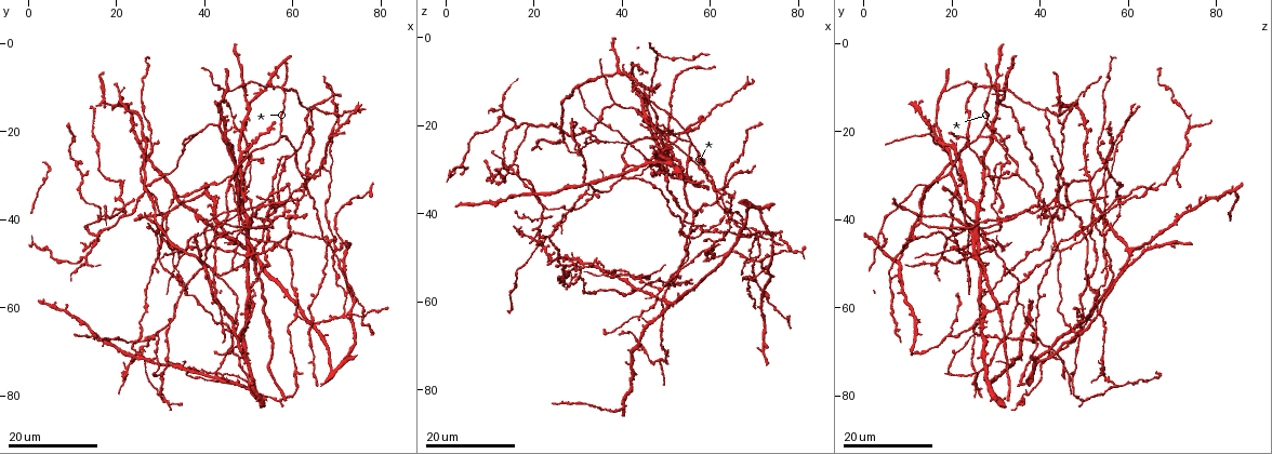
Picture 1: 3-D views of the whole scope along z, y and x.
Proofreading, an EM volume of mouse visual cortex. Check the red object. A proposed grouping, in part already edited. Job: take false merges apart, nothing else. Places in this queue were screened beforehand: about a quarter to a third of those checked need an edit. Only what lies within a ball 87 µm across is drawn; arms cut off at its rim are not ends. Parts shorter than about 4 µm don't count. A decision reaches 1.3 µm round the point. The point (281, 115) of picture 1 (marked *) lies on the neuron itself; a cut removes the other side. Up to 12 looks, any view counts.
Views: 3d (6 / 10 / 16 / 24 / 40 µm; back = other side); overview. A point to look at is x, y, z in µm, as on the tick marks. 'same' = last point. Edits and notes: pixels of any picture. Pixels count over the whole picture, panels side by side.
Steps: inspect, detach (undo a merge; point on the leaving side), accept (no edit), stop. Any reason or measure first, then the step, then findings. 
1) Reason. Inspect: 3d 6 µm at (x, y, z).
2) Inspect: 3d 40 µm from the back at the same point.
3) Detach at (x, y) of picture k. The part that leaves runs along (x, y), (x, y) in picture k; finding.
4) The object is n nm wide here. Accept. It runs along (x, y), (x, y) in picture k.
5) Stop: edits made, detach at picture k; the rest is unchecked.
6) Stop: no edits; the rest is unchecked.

Two arms in line, one across. Inspect: 3d 16 µm at (60.5, 37.0, 46.0).

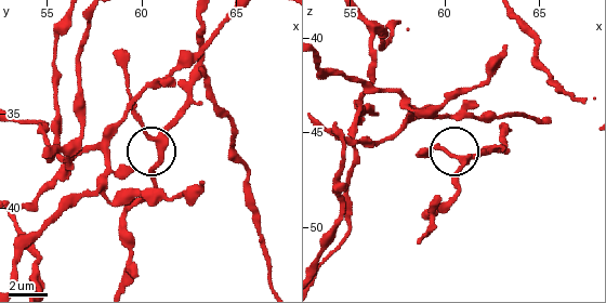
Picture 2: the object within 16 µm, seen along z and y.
Inspect: 3d 6 µm at (60.4, 36.2, 46.2).

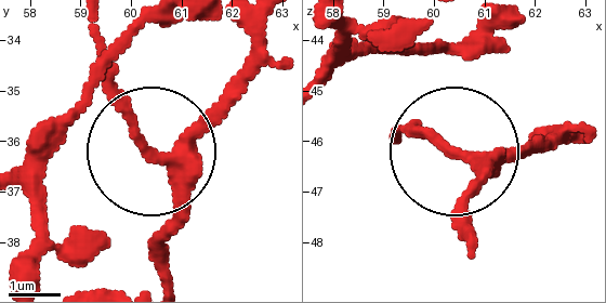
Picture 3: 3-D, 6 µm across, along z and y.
Inspect: 3d 6 µm from the back at (60.55, 36.35, 46.25).

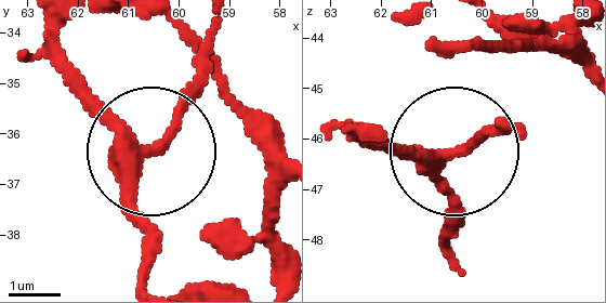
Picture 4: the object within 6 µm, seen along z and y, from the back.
The object is 280 nm wide here. Accept. It runs along (344, 123), (448, 149), (521, 123) in picture 4; all the same neuron.

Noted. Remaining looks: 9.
Four or more arms meet. Inspect: 3d 24 µm at (47.5, 38.5, 23.0).

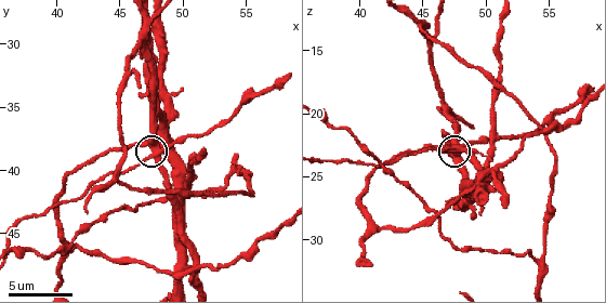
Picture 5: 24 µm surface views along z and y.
Inspect: 3d 6 µm at (47.8, 39.0, 22.6).

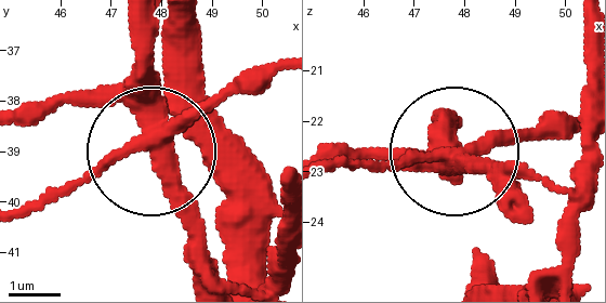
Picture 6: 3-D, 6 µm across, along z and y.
The object is 340 nm wide here. Detach at (223, 99) of picture 6. Two neurons meet here.

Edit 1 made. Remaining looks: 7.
Inspect: overview.

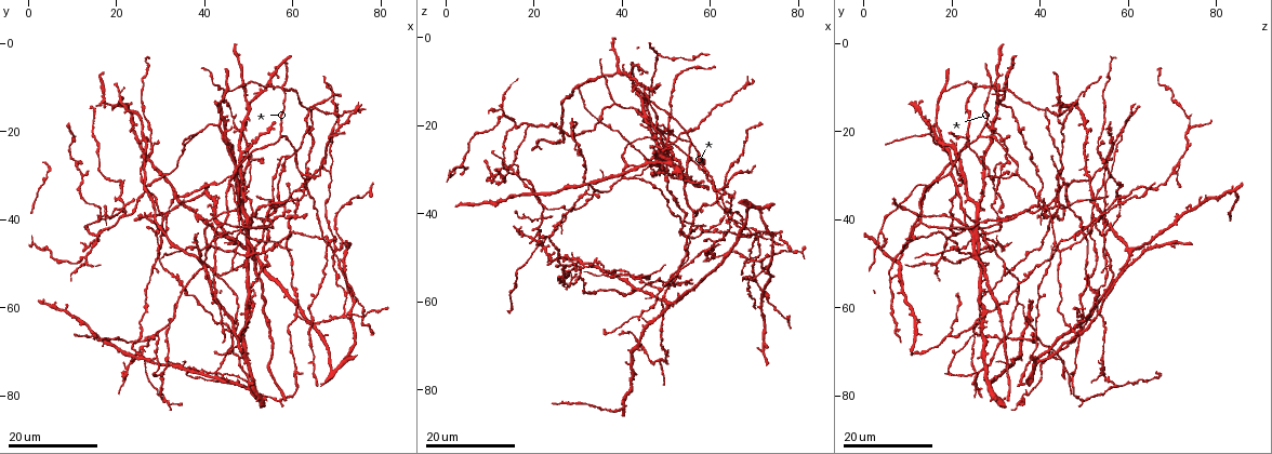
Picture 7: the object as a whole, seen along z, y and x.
Three arms meet. Inspect: 3d 16 µm at (54.0, 40.0, 32.0).

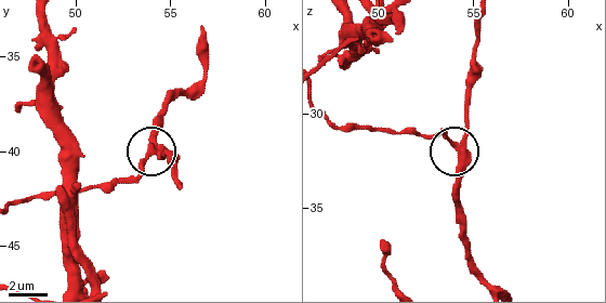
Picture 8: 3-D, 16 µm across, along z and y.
Inspect: 3d 10 µm at (54.1, 39.9, 31.8).

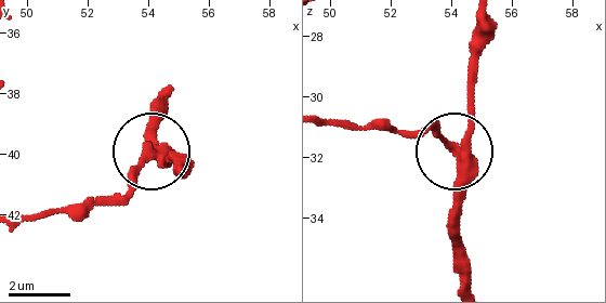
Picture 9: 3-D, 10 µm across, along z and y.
The object is 340 nm wide here. Accept. It runs along (180, 171), (152, 154), (113, 200) in picture 9; one neuron here.

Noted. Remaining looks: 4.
Inspect: 3d 16 µm at (61.0, 61.5, 49.5).

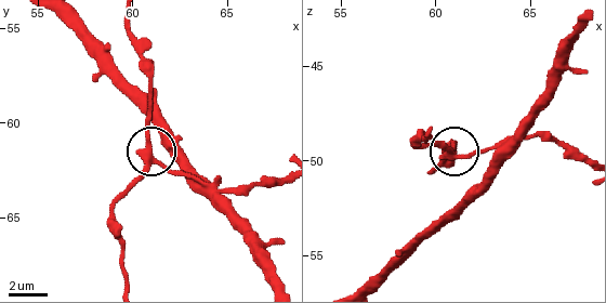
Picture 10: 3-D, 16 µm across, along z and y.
Inspect: 3d 10 µm at (61.2, 62.0, 49.7).

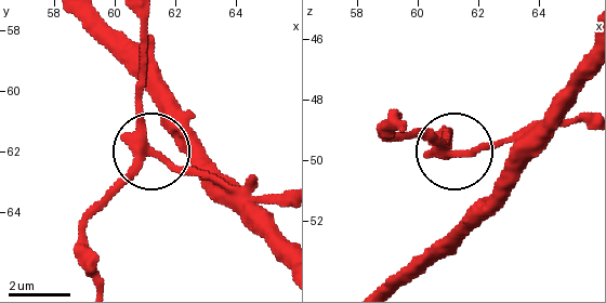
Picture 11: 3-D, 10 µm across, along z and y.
The side arm is 92 µm long; 3 arms meet here. Accept. All the same neuron.

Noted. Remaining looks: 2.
Inspect: 3d 16 µm at (50.5, 28.0, 71.5).

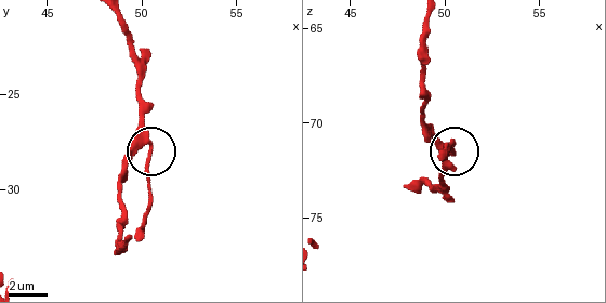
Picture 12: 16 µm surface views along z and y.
Inspect: 3d 10 µm at (50.4, 28.1, 71.5).

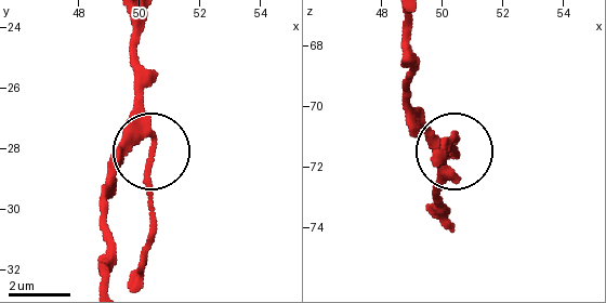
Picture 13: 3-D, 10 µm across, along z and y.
The object is 310 nm wide here. Accept. All the same neuron.

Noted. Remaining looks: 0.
Stop: edits made, detach at picture 6; the rest is unchecked.

